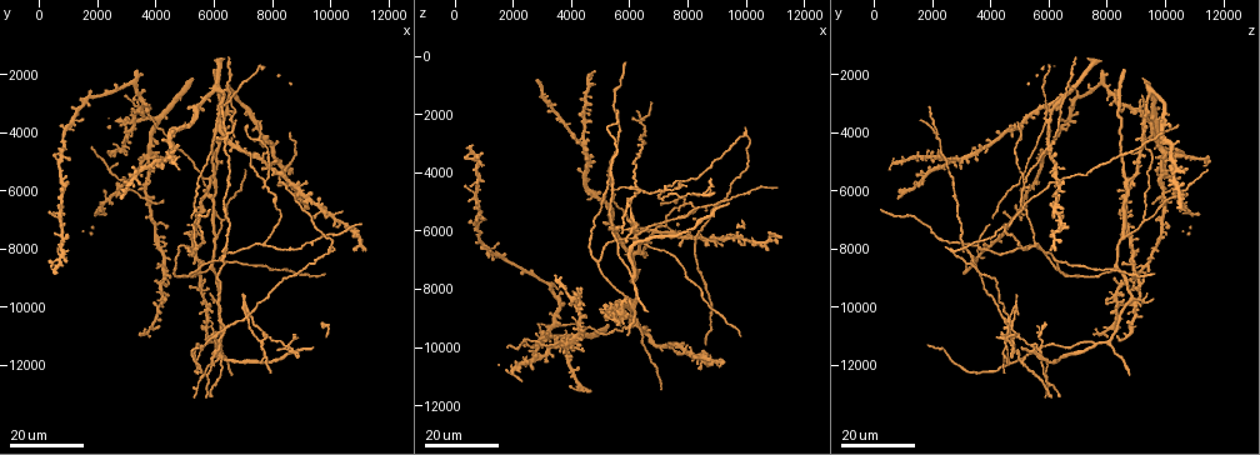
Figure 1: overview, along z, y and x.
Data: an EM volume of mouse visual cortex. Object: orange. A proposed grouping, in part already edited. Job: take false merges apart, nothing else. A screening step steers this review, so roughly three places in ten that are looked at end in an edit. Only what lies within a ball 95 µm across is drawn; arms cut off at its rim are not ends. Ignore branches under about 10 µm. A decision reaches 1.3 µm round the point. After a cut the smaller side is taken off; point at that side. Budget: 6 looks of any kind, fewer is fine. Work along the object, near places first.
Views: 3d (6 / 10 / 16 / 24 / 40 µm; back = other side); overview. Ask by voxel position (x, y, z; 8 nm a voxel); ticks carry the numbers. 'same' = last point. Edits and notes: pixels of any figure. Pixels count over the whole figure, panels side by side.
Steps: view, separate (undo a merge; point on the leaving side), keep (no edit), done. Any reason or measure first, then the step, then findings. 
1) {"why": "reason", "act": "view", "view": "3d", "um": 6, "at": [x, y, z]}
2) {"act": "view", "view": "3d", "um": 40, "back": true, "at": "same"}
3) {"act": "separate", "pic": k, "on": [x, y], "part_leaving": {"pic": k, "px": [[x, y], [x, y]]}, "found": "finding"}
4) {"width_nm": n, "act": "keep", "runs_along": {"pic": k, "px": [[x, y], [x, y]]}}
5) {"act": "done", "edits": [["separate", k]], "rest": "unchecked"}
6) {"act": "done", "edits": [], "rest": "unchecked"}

{"why": "branch point", "act": "view", "view": "3d", "um": 24, "at": [6300, 7000, 9200]}

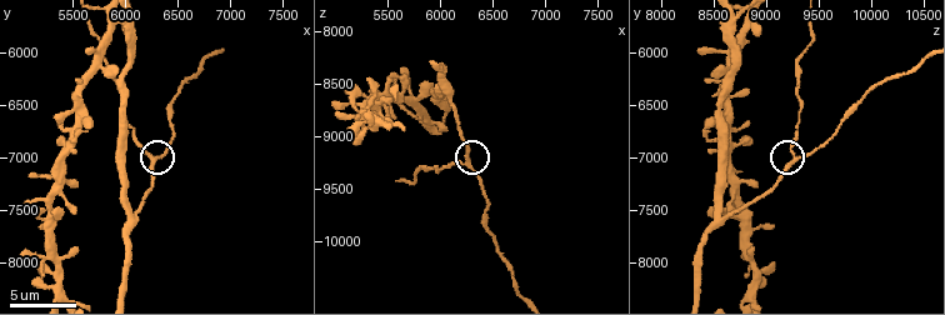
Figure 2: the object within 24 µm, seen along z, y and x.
{"why": "closer look", "act": "view", "view": "3d", "um": 10, "at": [6280, 7000, 9280]}

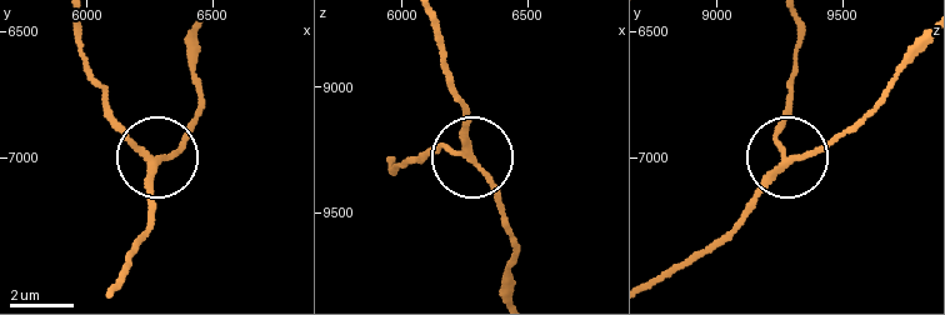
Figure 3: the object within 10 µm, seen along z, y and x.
{"act": "keep", "runs_along": {"pic": 3, "px": [[651, 284], [693, 261], [781, 165], [843, 135]]}, "found": "all the same neuron"}

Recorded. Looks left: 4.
{"why": "three arms meet", "act": "view", "view": "3d", "um": 24, "at": [4900, 8900, 7000]}

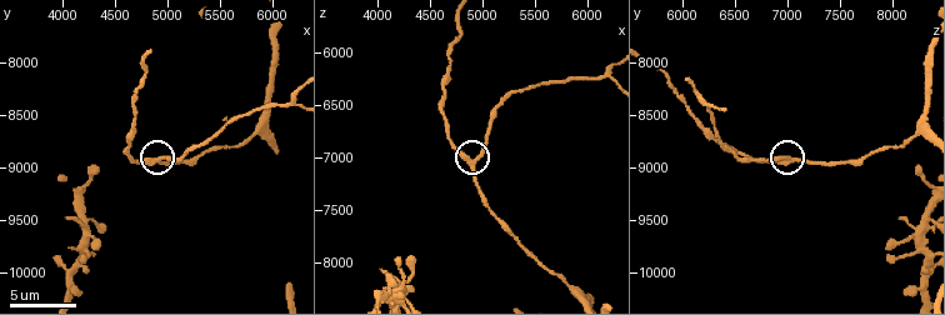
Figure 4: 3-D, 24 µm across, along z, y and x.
{"act": "view", "view": "3d", "um": 6, "at": [4860, 8940, 7020]}

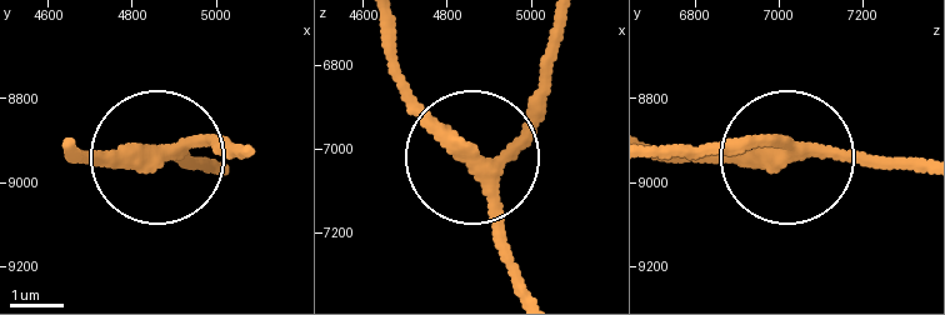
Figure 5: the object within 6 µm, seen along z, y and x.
{"width_nm": 280, "act": "keep", "runs_along": {"pic": 5, "px": [[920, 163], [813, 149], [683, 163]]}, "found": "all the same neuron"}

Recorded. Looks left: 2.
{"act": "view", "view": "3d", "um": 16, "at": [7100, 10300, 4700]}

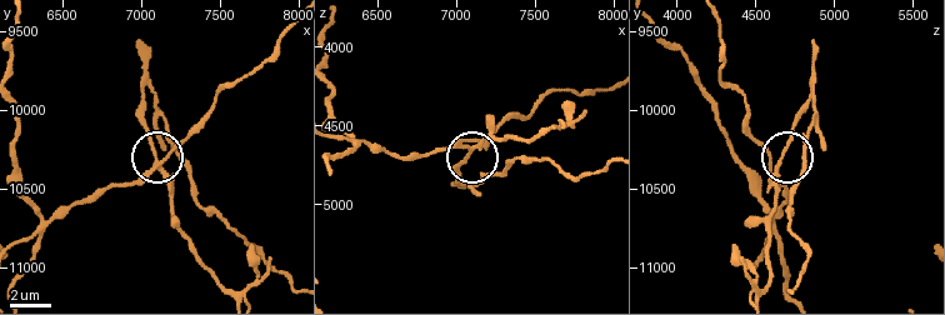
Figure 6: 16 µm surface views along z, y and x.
{"act": "view", "view": "3d", "um": 6, "at": [7080, 10360, 4660]}

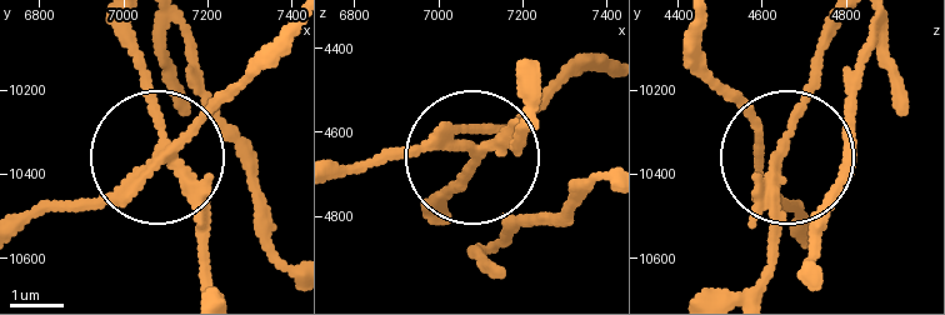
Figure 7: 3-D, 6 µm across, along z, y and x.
{"width_nm": 180, "act": "separate", "pic": 7, "on": [155, 106], "part_leaving": {"pic": 7, "px": [[139, 179], [151, 116], [130, 23]]}, "found": "two neurons meet here"}

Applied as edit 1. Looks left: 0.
{"act": "done", "edits": [["separate", 7]], "rest": "unchecked"}

